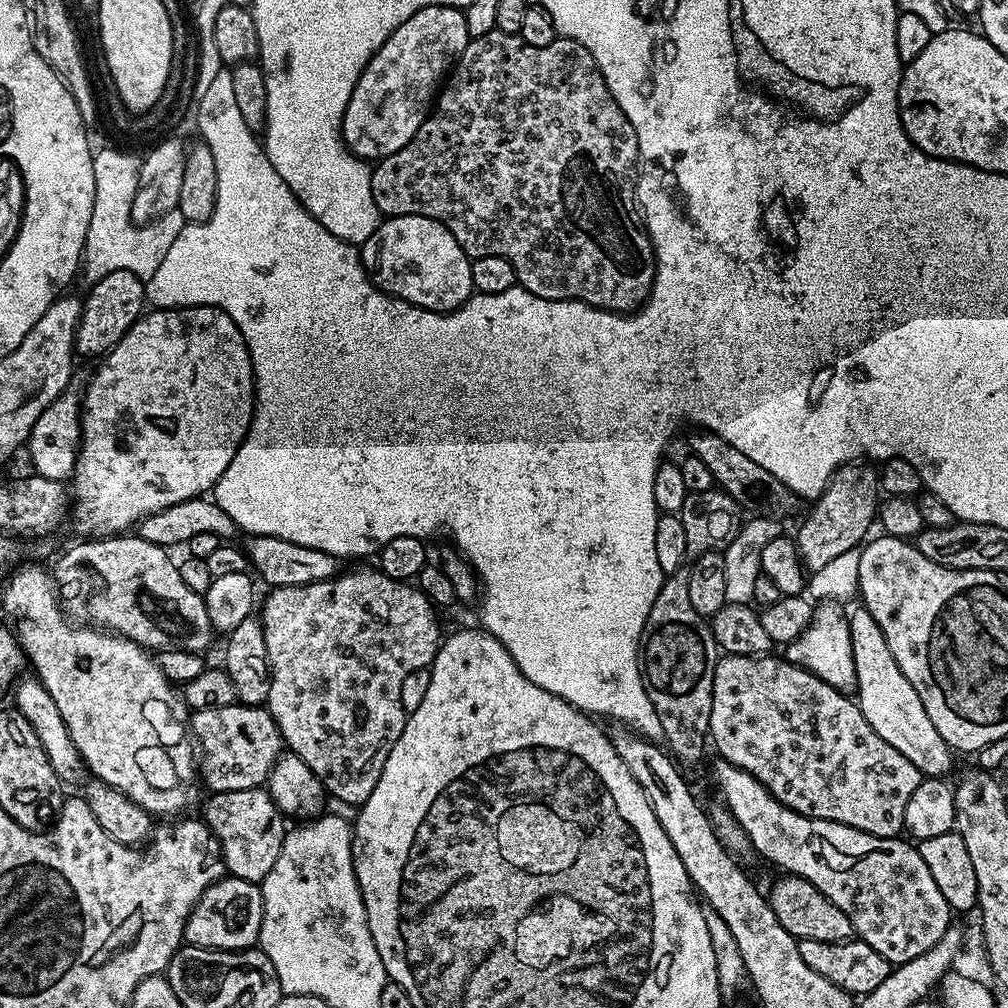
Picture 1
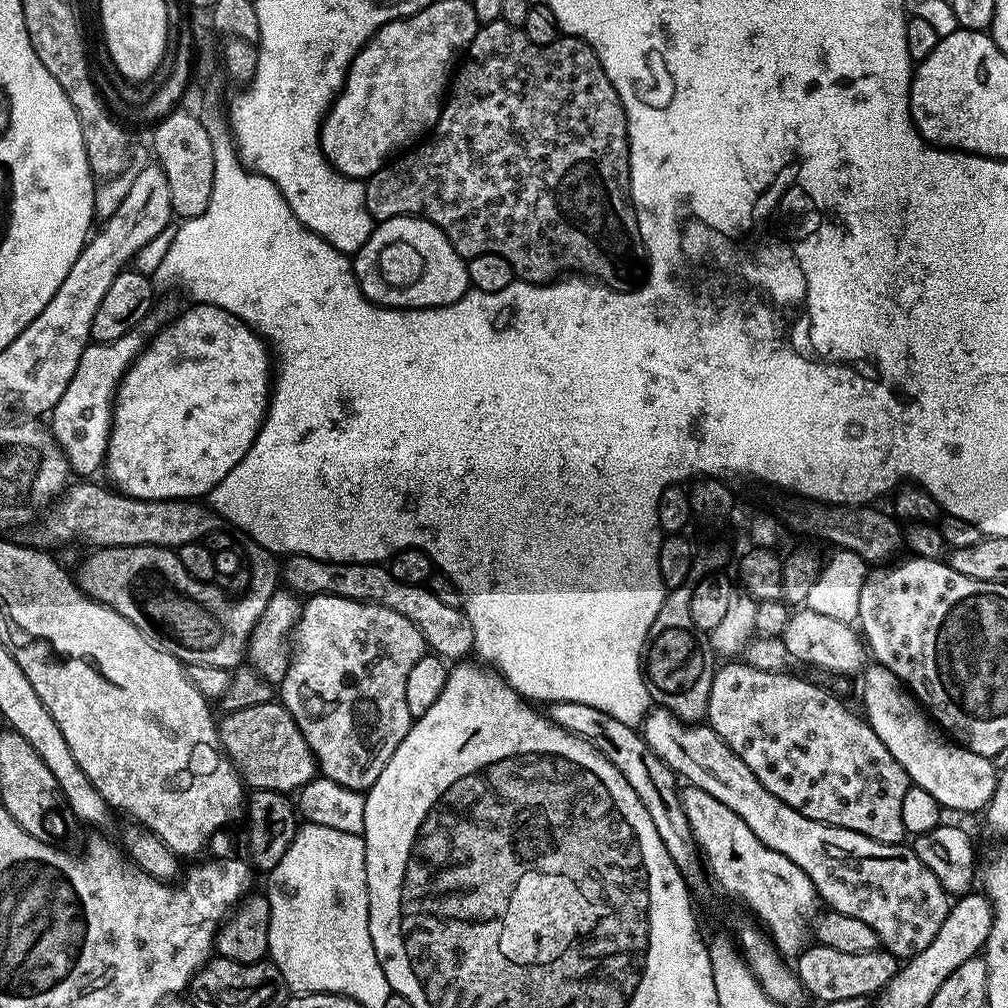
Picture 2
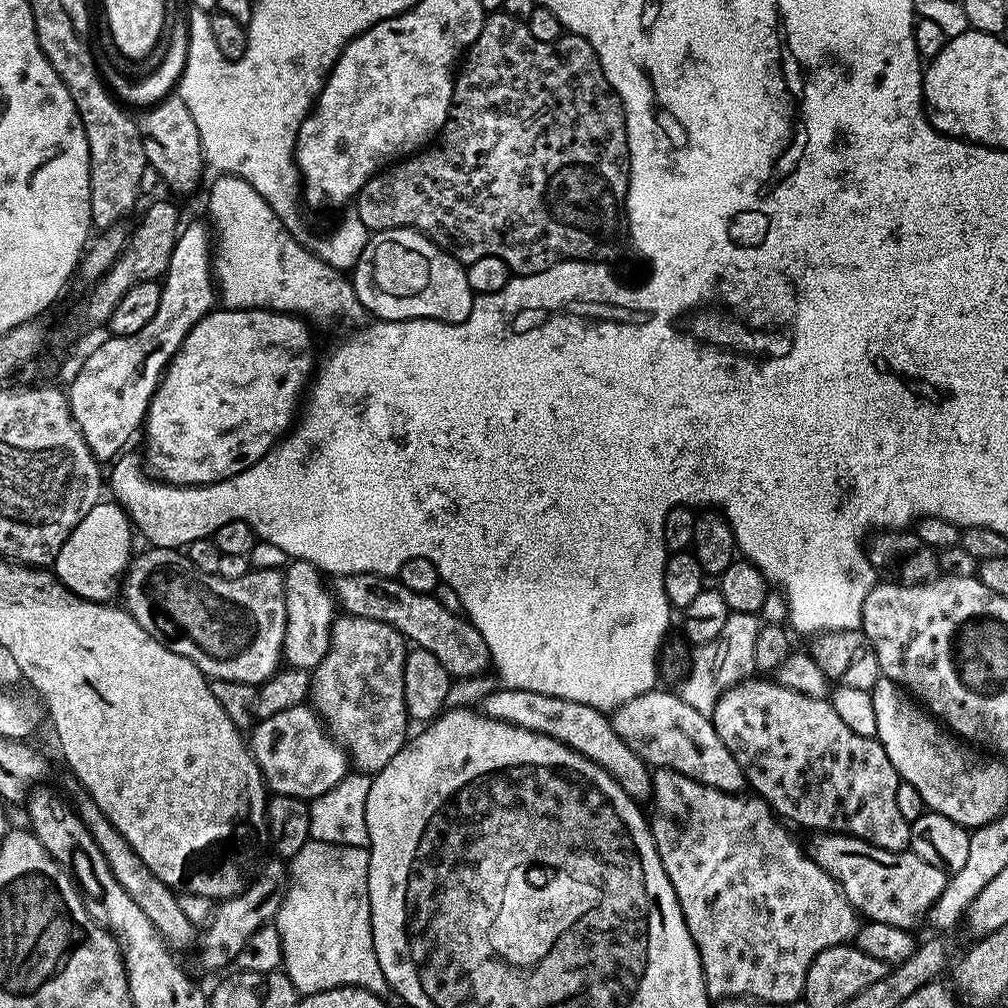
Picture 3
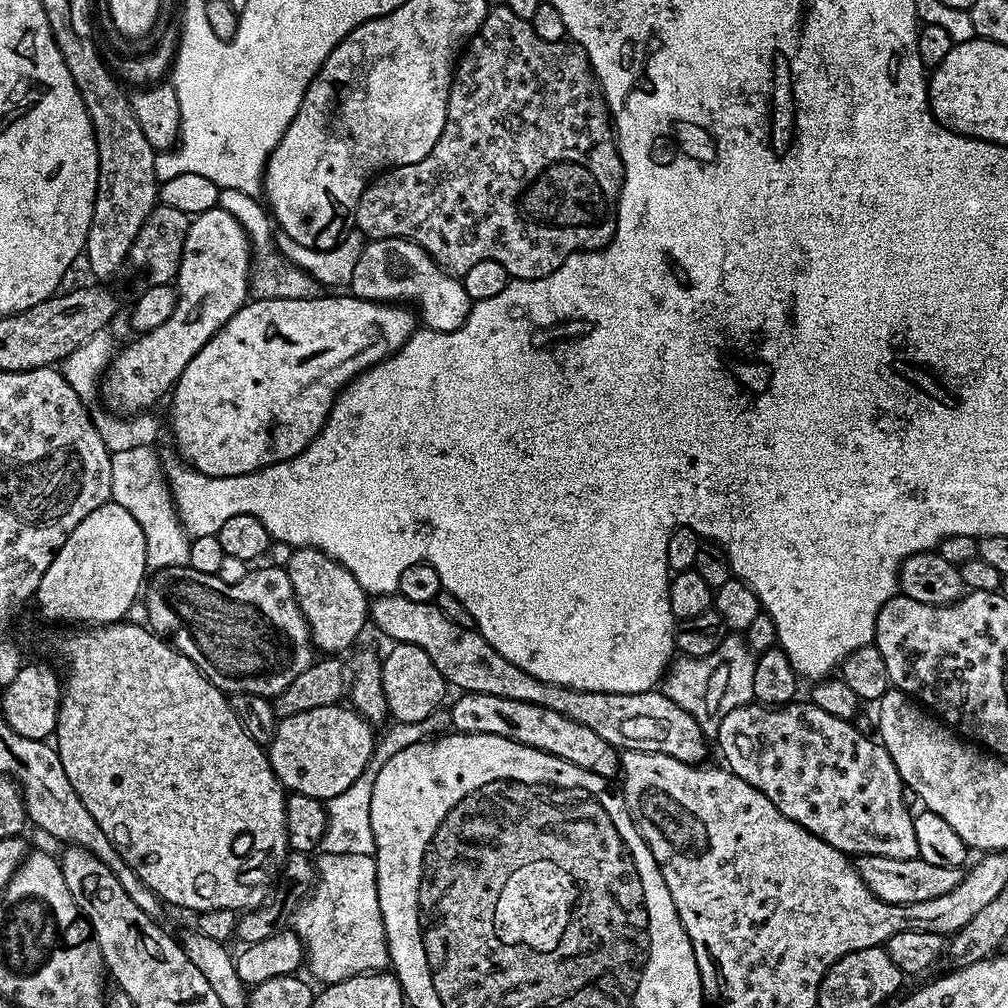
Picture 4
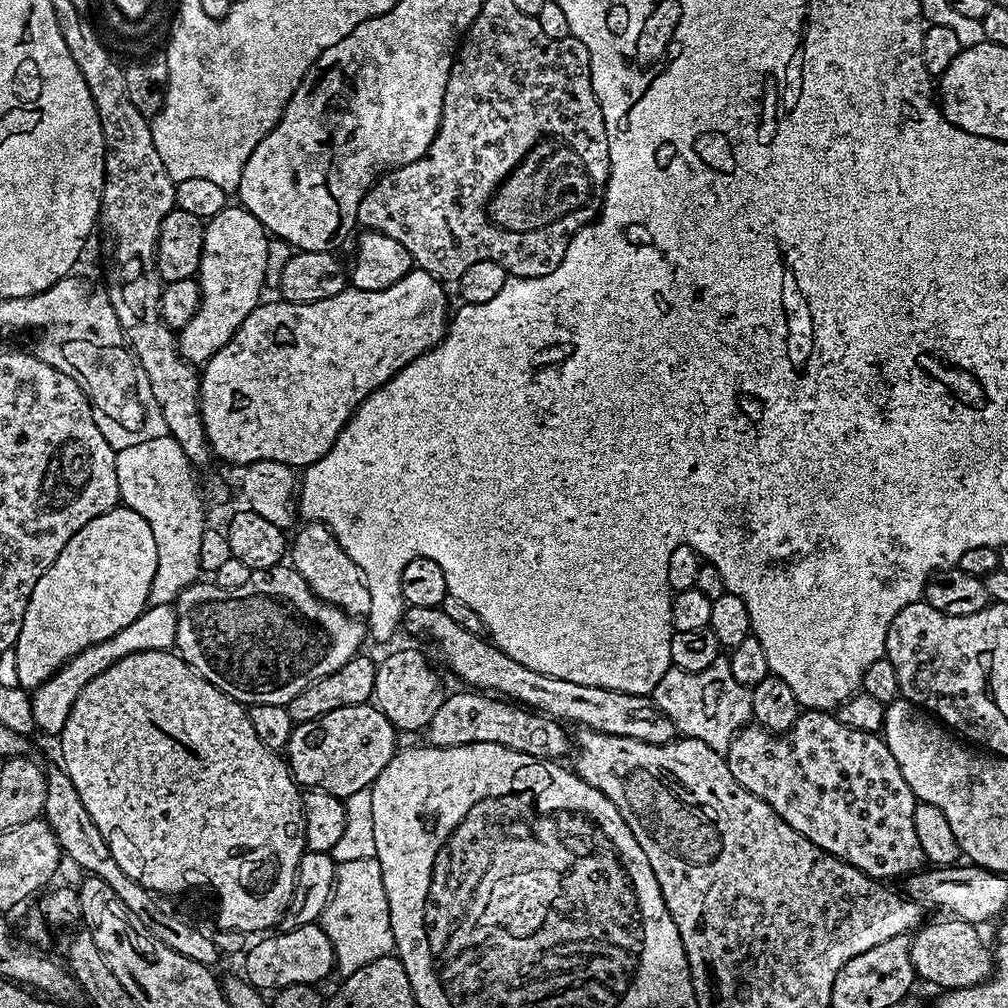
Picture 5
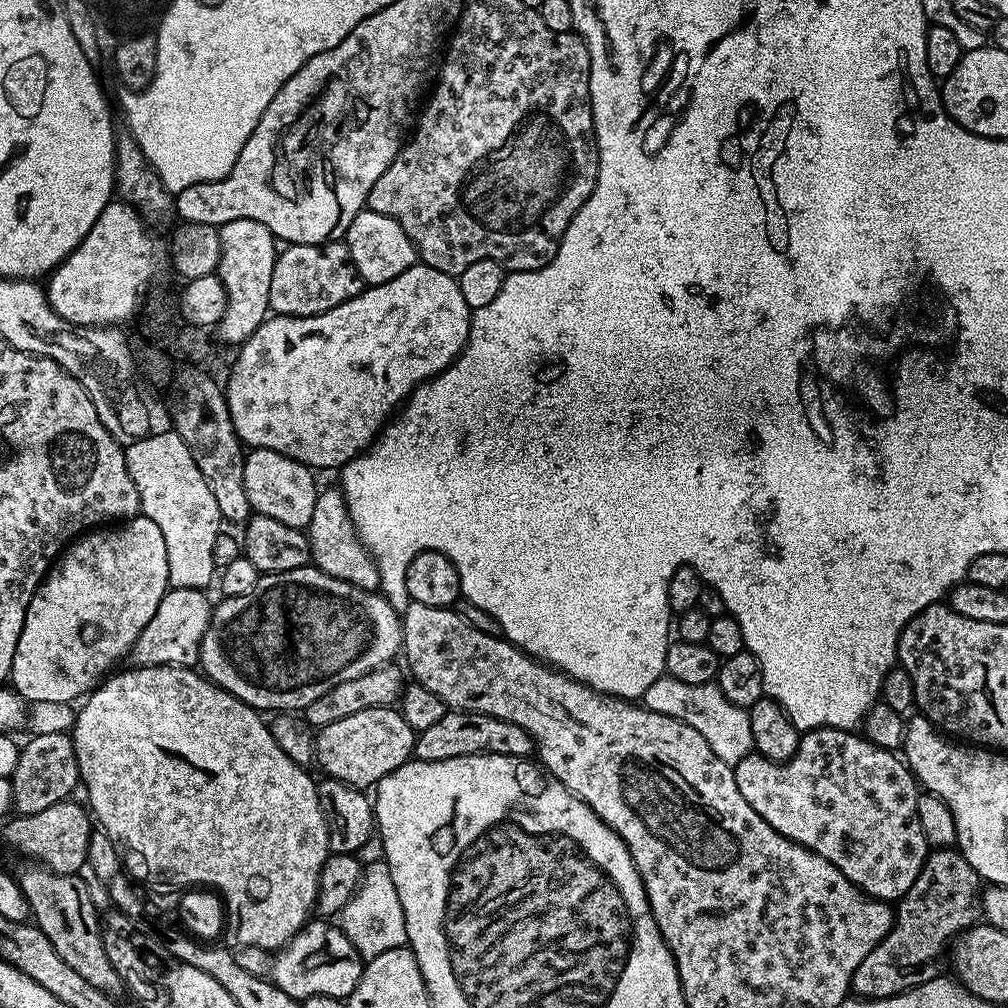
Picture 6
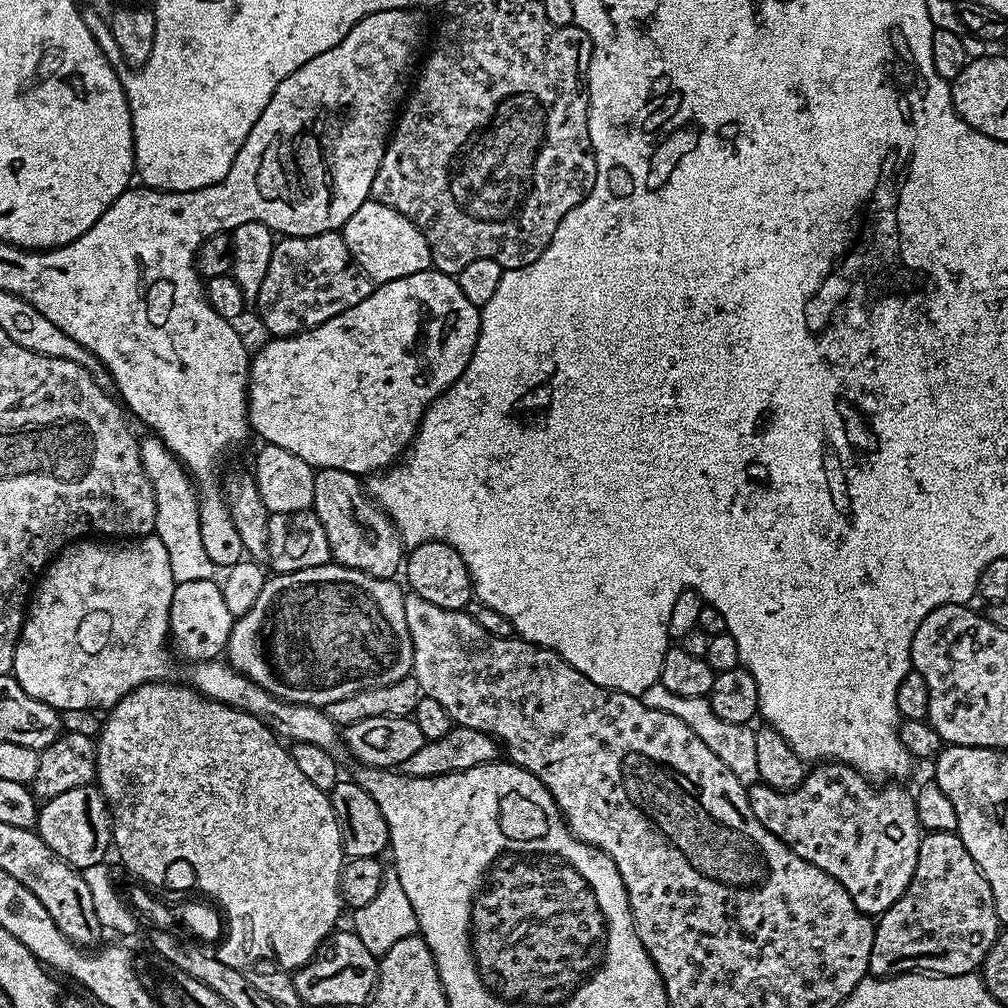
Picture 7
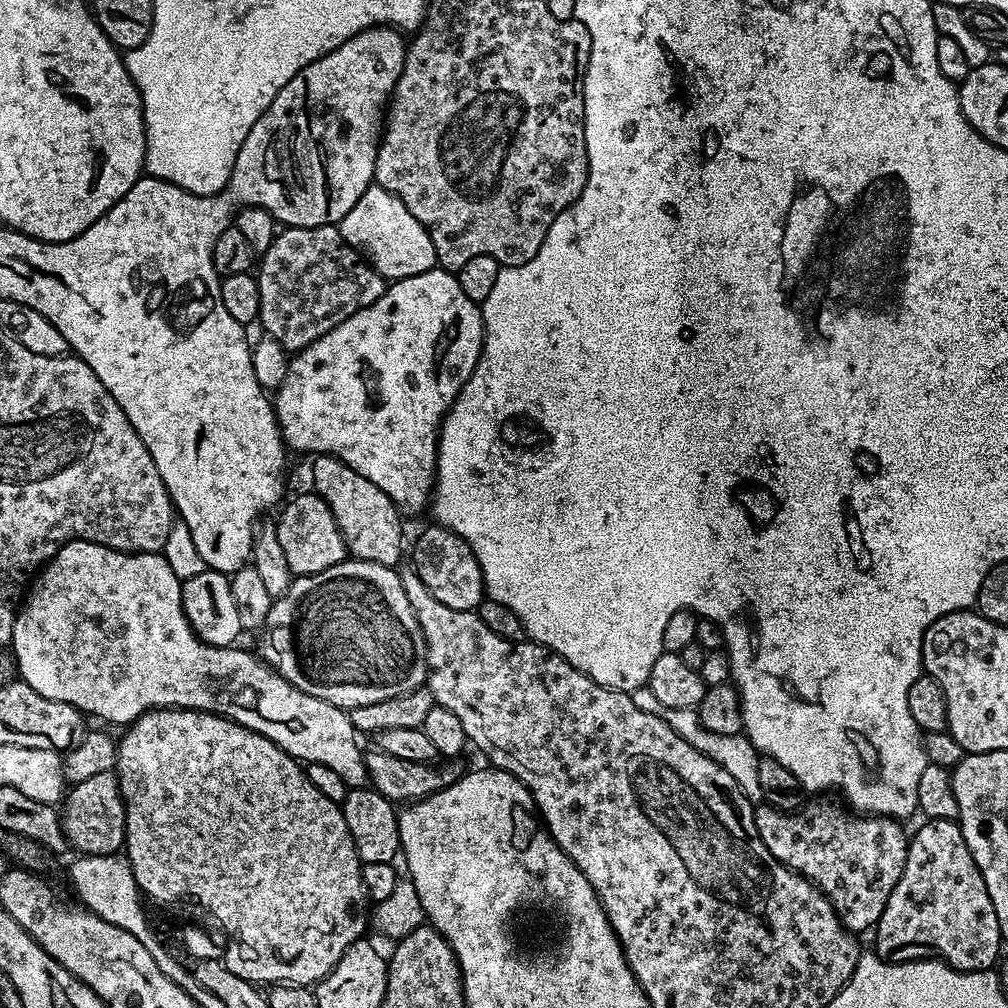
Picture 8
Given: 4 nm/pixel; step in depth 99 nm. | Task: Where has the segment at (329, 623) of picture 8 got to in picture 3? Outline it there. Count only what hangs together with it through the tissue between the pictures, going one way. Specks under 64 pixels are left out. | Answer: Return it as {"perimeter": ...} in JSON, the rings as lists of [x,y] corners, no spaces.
{"perimeter":[[[149,547],[148,552],[133,555],[122,577],[123,607],[162,646],[190,658],[212,680],[250,683],[259,686],[281,667],[286,634],[286,594],[283,571],[272,568],[249,570],[242,578],[222,578],[206,574],[190,562],[183,551]]]}

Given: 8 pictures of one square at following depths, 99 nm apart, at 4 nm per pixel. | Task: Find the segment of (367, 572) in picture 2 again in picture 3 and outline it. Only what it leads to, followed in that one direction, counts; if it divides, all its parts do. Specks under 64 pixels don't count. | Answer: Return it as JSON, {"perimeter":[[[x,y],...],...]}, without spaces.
{"perimeter":[[[378,574],[337,576],[331,581],[330,591],[347,615],[386,622],[394,626],[394,630],[398,630],[405,641],[430,650],[430,654],[434,654],[434,658],[446,666],[449,676],[482,676],[489,671],[488,647],[482,634],[478,634],[478,630],[464,616],[450,614],[446,606],[436,601],[435,595],[415,592],[402,586],[398,578]]]}

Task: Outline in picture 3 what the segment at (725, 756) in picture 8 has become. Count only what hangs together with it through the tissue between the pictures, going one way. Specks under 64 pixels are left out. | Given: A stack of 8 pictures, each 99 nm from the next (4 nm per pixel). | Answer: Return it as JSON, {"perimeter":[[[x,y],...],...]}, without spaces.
{"perimeter":[[[729,612],[726,626],[722,626],[722,634],[718,634],[714,642],[699,645],[691,653],[688,675],[678,684],[681,698],[690,702],[690,706],[694,706],[694,710],[698,710],[703,716],[711,717],[722,694],[726,694],[726,690],[749,679],[756,672],[754,646],[761,625],[762,621],[755,612]]]}

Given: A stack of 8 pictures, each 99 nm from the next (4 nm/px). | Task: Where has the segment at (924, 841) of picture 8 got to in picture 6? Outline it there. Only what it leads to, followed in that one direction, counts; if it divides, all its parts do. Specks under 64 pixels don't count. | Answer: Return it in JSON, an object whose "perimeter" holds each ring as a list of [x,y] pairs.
{"perimeter":[[[955,847],[937,848],[929,851],[924,860],[924,868],[918,874],[914,886],[906,890],[906,894],[901,896],[894,908],[894,923],[892,929],[862,958],[858,965],[858,970],[854,970],[852,975],[851,991],[857,997],[866,1000],[877,1000],[878,998],[888,998],[899,992],[905,992],[908,988],[918,986],[922,982],[930,982],[937,979],[940,968],[940,955],[945,955],[946,949],[952,941],[965,932],[967,928],[977,923],[982,909],[978,903],[982,895],[982,881],[980,875],[966,862],[964,853]]]}

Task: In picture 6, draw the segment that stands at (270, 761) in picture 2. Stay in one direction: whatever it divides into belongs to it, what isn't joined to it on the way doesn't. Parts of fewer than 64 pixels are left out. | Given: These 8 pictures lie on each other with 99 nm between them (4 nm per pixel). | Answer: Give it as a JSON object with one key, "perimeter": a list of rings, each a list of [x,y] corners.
{"perimeter":[[[395,707],[358,710],[358,714],[330,722],[330,726],[315,733],[315,763],[320,764],[325,777],[368,790],[408,761],[413,755],[417,735]]]}

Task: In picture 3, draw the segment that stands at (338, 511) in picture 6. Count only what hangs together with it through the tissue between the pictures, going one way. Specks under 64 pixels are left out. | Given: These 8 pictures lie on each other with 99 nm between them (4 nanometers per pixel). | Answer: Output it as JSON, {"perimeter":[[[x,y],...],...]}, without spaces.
{"perimeter":[[[292,560],[289,568],[283,569],[284,593],[286,594],[286,634],[284,635],[283,659],[293,668],[314,669],[320,665],[328,653],[328,643],[332,641],[332,624],[338,615],[338,604],[334,599],[325,573],[305,560]]]}

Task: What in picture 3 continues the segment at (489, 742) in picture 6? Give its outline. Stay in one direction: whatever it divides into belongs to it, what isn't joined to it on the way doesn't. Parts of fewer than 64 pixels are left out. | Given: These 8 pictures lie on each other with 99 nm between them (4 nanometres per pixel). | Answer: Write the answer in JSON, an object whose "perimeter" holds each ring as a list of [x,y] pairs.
{"perimeter":[[[498,688],[484,699],[482,712],[489,720],[501,720],[515,728],[524,728],[527,732],[537,732],[562,742],[590,762],[602,766],[602,770],[606,770],[622,786],[622,790],[626,790],[631,800],[644,802],[652,795],[653,773],[649,765],[638,753],[630,750],[622,738],[618,738],[611,719],[599,708],[566,698],[538,694],[534,690]]]}

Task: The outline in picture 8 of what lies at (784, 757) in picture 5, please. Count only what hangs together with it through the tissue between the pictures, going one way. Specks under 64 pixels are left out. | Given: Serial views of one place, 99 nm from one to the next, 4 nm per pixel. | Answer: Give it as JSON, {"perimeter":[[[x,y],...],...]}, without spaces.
{"perimeter":[[[828,798],[809,799],[802,810],[789,813],[761,803],[755,809],[758,838],[778,862],[812,881],[828,897],[849,932],[861,934],[867,928],[875,929],[882,918],[882,910],[902,878],[910,836],[899,819],[850,814],[843,803],[824,799]]]}

